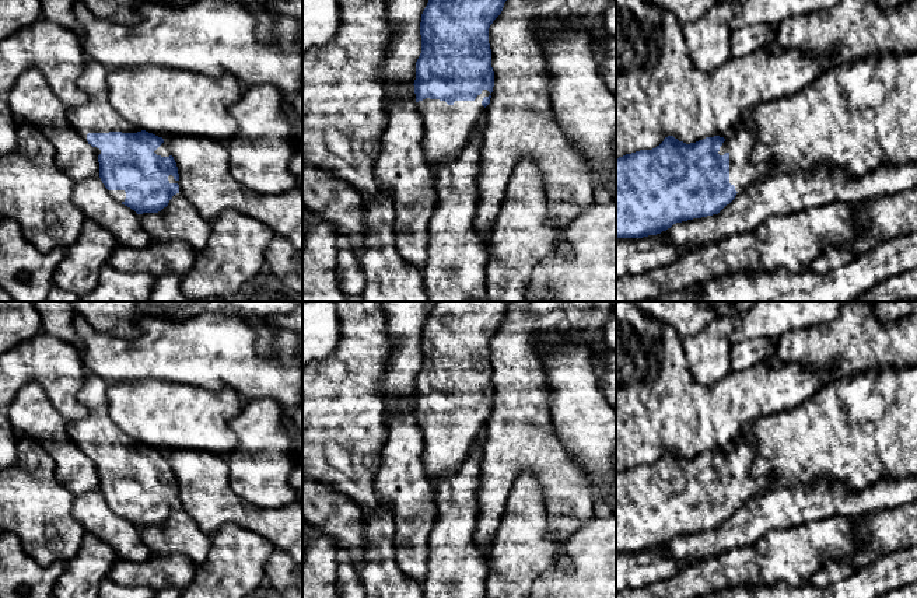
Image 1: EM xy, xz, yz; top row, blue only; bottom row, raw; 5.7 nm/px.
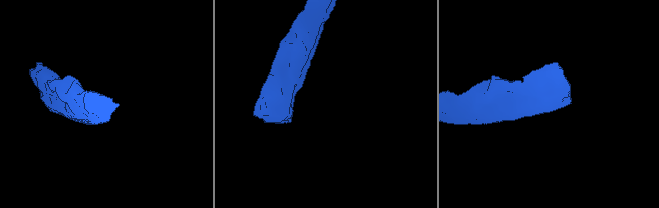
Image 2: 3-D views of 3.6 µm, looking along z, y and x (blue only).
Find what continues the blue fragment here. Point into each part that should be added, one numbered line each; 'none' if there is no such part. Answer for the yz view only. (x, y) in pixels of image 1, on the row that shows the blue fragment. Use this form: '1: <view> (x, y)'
1: yz (739, 142)

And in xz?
1: xz (447, 128)

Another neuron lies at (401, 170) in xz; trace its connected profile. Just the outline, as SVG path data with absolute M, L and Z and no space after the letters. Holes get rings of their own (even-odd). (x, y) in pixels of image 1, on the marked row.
M414 85L402 87L392 99L385 101L388 126L374 178L379 190L393 199L398 253L423 270L428 223L437 204L437 179L423 153L424 126L416 104Z

